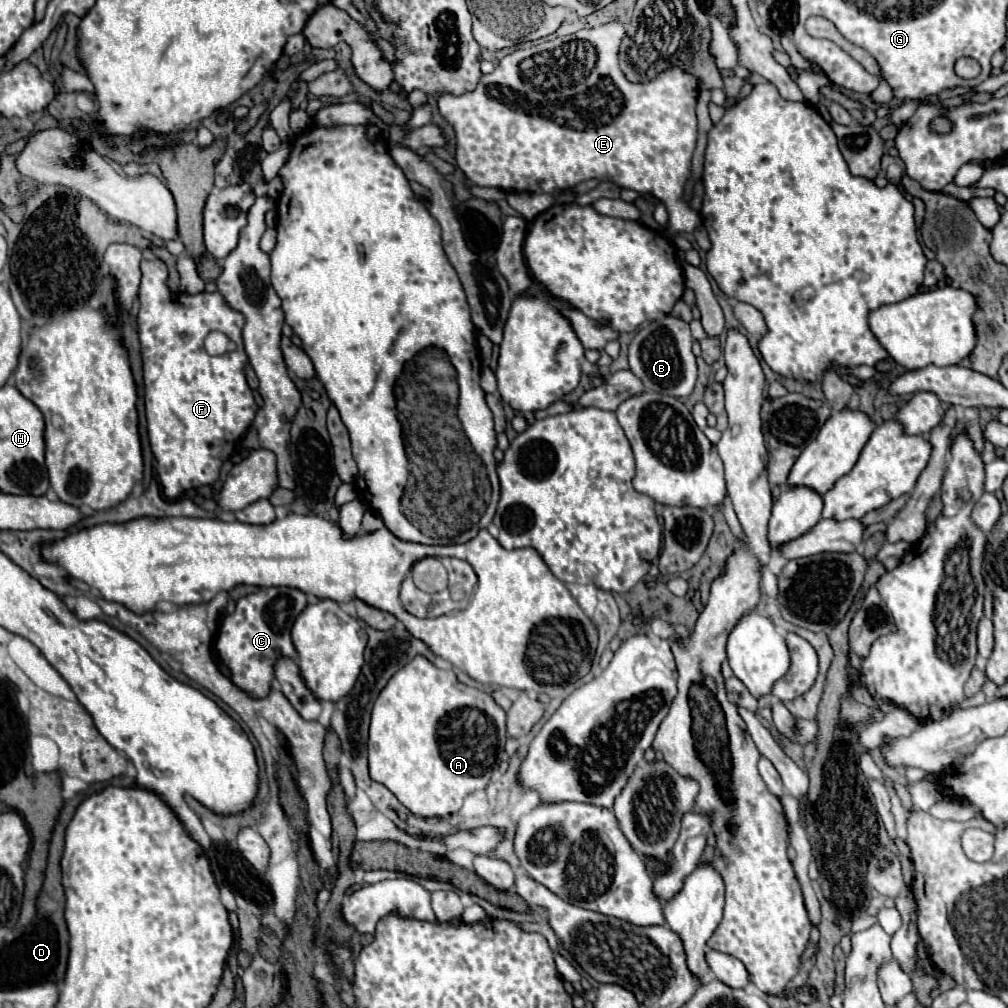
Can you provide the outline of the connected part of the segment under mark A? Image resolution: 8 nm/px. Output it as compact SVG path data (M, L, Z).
M415 657L413 661L409 661L407 665L403 665L403 669L399 669L399 673L395 673L387 681L387 685L383 687L383 691L375 699L367 743L368 767L371 779L383 783L413 815L419 815L419 817L445 817L445 815L457 813L461 809L461 805L463 805L463 799L469 793L477 791L477 789L485 789L487 783L489 783L489 779L491 779L493 767L497 763L497 733L499 733L499 729L497 729L495 719L505 719L505 711L495 703L495 699L491 695L487 695L487 693L483 693L479 689L473 689L473 687L461 683L457 679L455 671L451 671L451 669L439 669L427 657Z

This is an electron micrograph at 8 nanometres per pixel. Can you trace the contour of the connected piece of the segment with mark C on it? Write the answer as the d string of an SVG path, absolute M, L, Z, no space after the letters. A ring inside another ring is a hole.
M267 587L237 601L235 613L225 617L215 647L221 661L231 671L231 681L253 697L265 697L273 681L273 665L279 655L295 657L291 627L297 615L307 607L307 595L291 587Z

